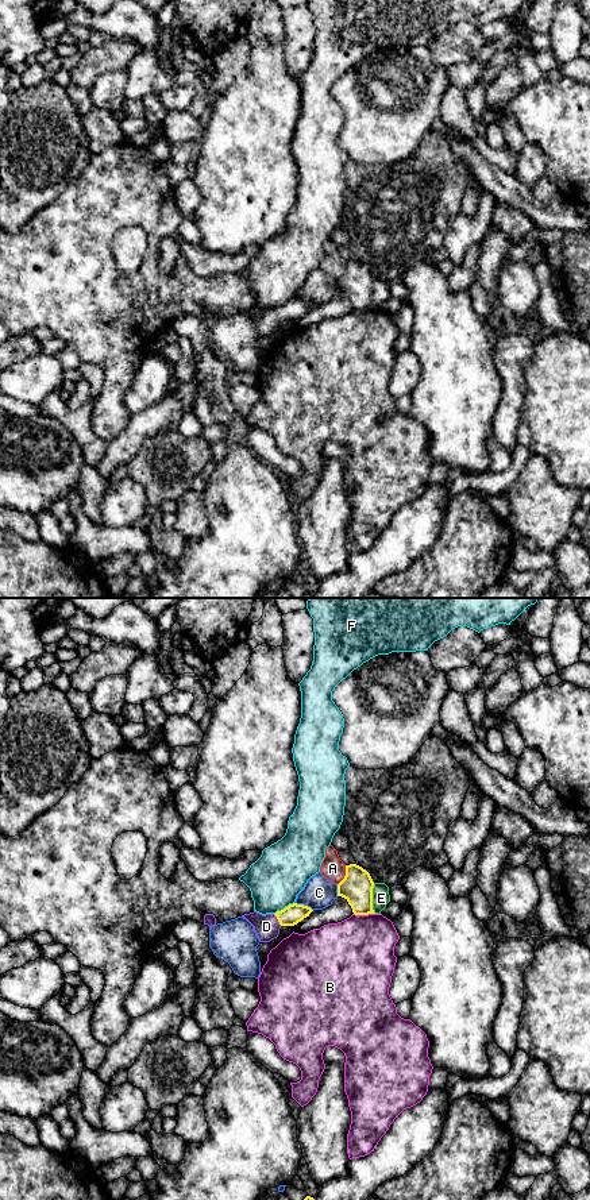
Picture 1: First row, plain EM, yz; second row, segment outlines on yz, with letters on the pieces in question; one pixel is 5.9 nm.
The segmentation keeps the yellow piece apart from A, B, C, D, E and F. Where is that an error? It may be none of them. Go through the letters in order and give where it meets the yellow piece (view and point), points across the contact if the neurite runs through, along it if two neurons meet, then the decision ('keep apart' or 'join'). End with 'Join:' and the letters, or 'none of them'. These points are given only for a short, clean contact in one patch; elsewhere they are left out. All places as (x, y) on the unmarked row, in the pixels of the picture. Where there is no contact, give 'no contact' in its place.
A: yz (346, 270) | keep apart
B: yz (365, 309) | keep apart
C: yz (303, 300) | keep apart
D: yz (277, 313) | across yz (290, 311), (277, 313), (266, 321) | join
E: yz (371, 293) | along yz (373, 278), (373, 305), (376, 308) | keep apart
F: yz (285, 303) | along yz (293, 297), (274, 309) | keep apart
Join: D

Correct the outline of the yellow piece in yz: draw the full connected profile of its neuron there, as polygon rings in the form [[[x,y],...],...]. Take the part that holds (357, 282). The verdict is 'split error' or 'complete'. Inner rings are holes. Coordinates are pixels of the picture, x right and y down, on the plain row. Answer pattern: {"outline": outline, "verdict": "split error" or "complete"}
{"outline": [[[356,259],[346,261],[346,271],[338,279],[338,292],[344,293],[355,310],[375,309],[373,305],[374,277],[370,269]]], "verdict": "complete"}

